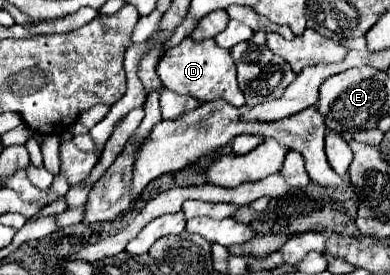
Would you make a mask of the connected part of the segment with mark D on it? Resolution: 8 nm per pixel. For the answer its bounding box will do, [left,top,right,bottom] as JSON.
[156,38,244,106]

